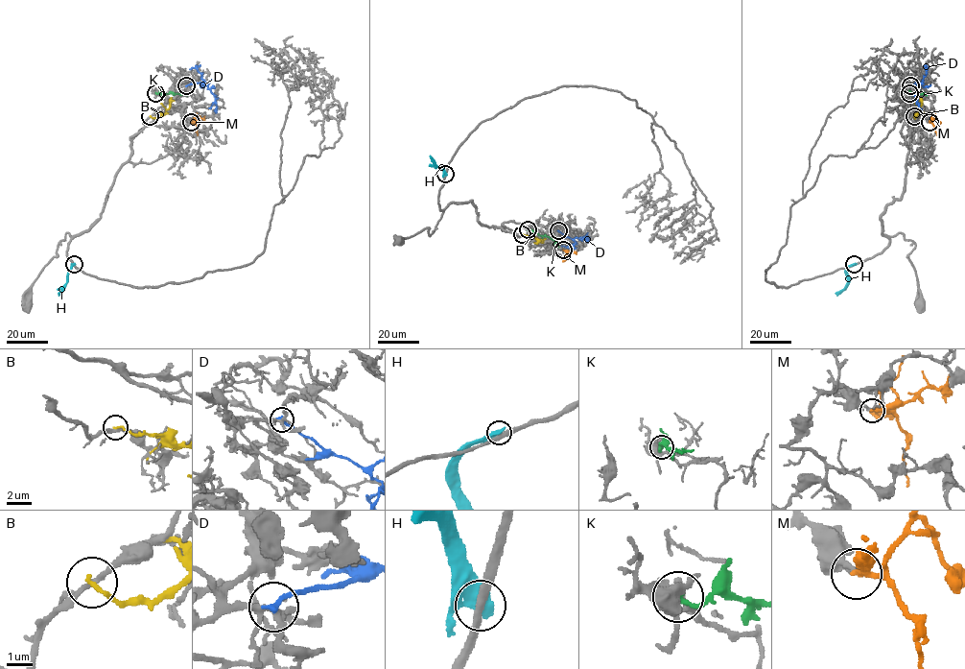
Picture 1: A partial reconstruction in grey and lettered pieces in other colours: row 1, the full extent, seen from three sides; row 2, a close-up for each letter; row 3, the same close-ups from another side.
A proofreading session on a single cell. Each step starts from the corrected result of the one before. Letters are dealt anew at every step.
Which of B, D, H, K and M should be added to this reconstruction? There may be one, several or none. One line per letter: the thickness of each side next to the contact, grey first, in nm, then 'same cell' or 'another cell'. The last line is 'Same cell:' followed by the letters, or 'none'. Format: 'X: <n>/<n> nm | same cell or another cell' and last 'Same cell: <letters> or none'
B: 240/160 nm | another cell
D: 240/240 nm | another cell
H: 320/550 nm | another cell
K: 480/220 nm | another cell
M: 220/240 nm | same cell
Same cell: M

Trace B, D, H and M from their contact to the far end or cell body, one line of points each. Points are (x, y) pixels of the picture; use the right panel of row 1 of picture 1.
B: (914, 116), (919, 113), (921, 102), (918, 100)
D: (910, 85), (918, 83), (916, 101), (920, 112)
H: (854, 264), (846, 269), (845, 287), (835, 293)
M: (929, 122), (934, 118), (941, 123)

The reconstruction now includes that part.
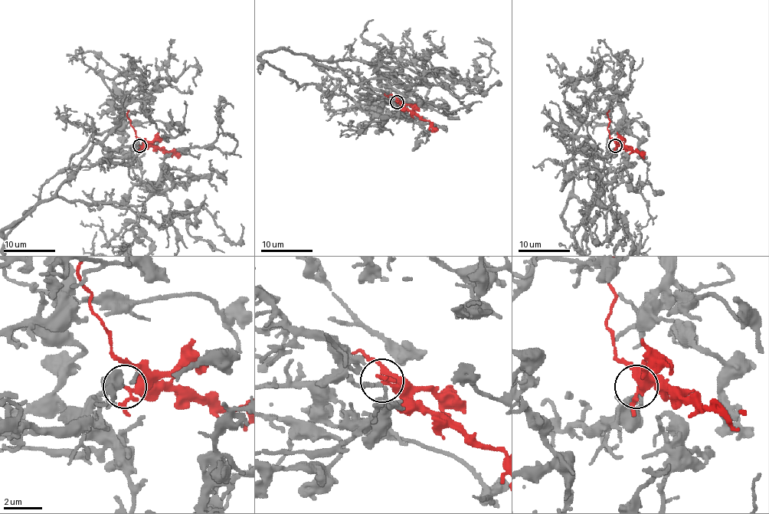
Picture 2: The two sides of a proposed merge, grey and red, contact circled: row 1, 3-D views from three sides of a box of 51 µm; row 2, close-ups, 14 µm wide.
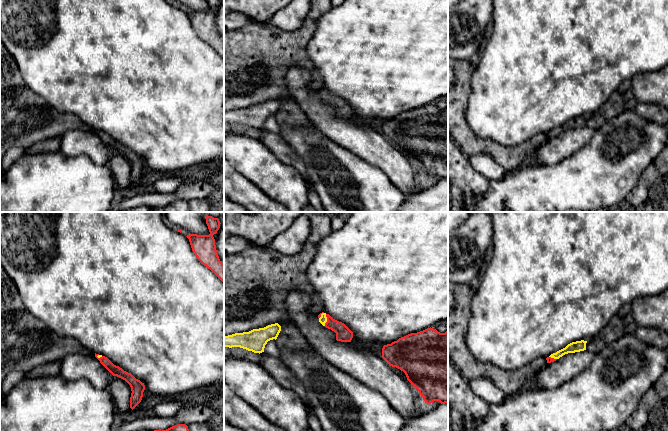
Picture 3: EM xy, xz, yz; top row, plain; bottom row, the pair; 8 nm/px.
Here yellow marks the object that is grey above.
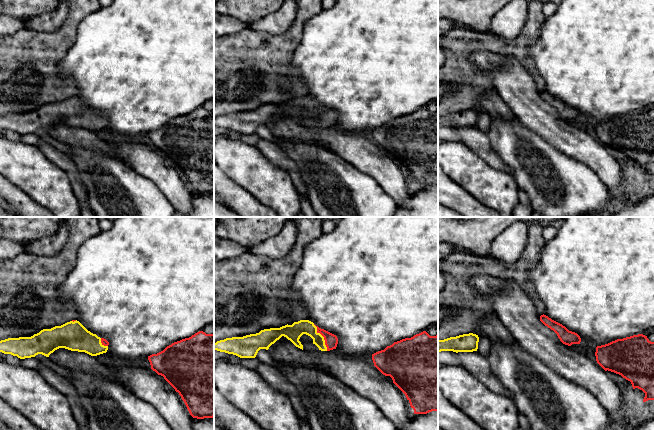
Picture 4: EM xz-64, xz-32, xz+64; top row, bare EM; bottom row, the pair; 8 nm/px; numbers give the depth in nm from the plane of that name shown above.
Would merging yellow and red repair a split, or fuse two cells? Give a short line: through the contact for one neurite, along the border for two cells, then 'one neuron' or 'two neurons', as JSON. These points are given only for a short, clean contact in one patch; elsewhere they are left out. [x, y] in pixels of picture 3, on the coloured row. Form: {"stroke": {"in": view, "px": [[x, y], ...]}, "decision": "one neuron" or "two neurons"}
{"stroke": {"in": "xz", "px": [[323, 319], [326, 320], [343, 333]]}, "decision": "one neuron"}

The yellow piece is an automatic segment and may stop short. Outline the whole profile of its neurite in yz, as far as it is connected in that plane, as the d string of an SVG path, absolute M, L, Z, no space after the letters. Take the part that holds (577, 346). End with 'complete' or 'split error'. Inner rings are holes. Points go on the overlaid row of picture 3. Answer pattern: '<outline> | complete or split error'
M581 340L568 344L565 348L551 354L546 358L547 363L551 363L568 353L575 353L586 350L587 341Z | split error

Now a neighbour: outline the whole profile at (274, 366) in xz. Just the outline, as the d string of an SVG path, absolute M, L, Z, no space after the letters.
M265 352L260 353L260 355L262 359L258 364L265 369L278 384L296 392L308 410L312 411L305 387L302 382L295 378L290 369L279 358L270 356Z

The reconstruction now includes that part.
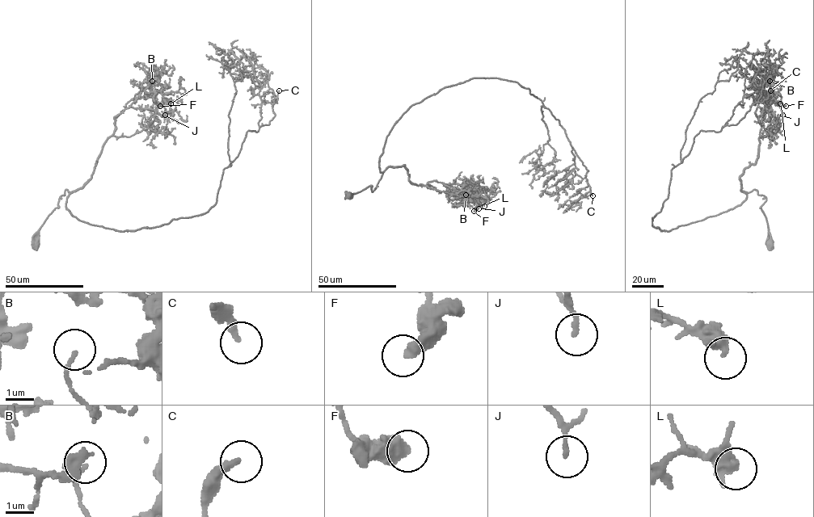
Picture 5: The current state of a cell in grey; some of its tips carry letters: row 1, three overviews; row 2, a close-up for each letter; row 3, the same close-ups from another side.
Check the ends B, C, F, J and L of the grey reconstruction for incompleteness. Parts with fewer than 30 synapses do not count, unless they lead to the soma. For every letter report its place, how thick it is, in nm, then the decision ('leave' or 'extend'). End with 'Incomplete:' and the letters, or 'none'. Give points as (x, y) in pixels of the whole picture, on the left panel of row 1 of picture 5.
B: (152, 81) | 120 nm | leave
C: (279, 90) | 260 nm | extend
F: (160, 106) | 440 nm | leave
J: (165, 115) | 120 nm | leave
L: (170, 103) | 440 nm | leave
Incomplete: C

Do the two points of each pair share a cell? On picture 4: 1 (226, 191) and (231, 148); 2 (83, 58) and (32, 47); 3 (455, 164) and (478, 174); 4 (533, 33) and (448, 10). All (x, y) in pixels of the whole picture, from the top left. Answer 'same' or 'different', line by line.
1: different
2: different
3: same
4: different

